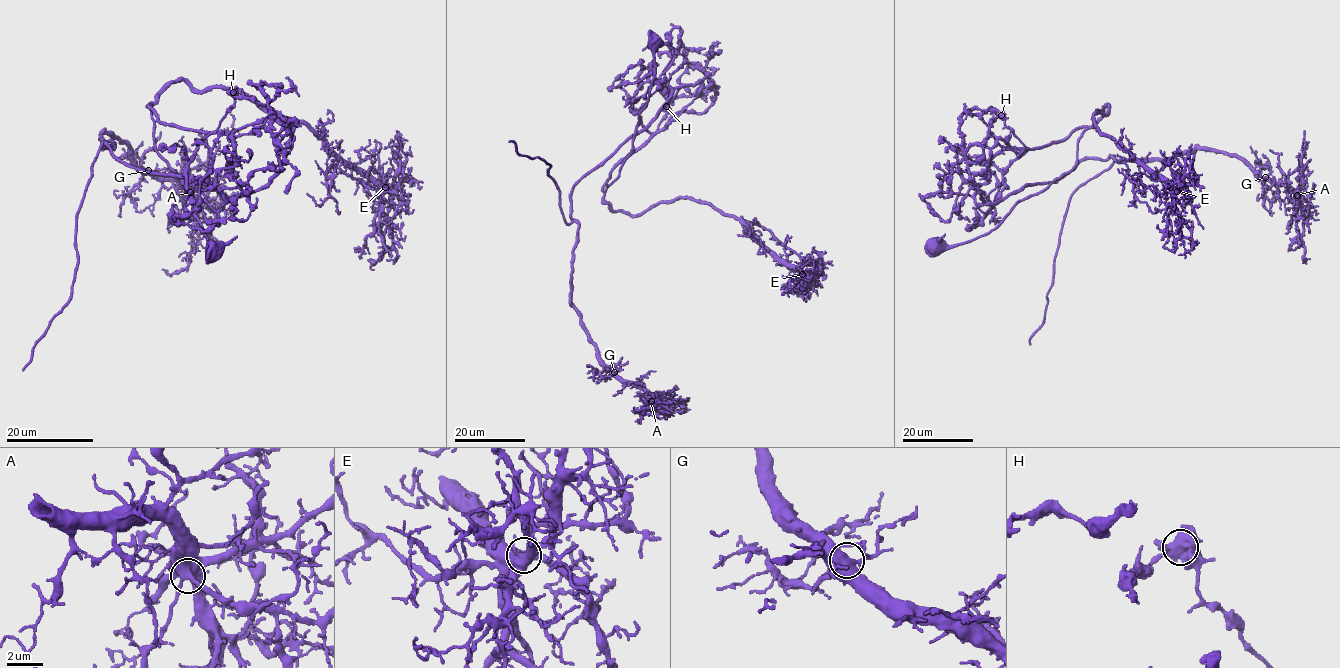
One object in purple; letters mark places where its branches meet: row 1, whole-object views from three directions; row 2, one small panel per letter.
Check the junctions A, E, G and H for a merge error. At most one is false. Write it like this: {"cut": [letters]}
{"cut": ["H"]}

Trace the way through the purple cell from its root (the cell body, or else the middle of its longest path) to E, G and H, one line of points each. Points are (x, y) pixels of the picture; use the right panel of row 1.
E: (939, 247), (986, 235), (1067, 173), (1077, 138), (1107, 105), (1094, 115), (1097, 128), (1177, 191)
G: (939, 247), (1067, 173), (1077, 128), (1016, 158), (977, 222), (1087, 158), (1215, 149), (1265, 177)
H: (939, 247), (986, 235), (1017, 203), (1076, 162), (1086, 127), (1027, 148), (1001, 115)

